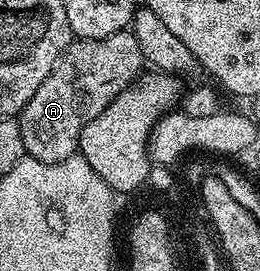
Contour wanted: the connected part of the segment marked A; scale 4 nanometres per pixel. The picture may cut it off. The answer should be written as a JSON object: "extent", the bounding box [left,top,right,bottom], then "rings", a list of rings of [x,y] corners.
{"extent":[20,30,145,163],"rings":[[[131,30],[101,39],[73,38],[58,57],[54,69],[50,69],[46,81],[38,85],[38,93],[34,93],[20,111],[25,156],[43,163],[57,163],[77,154],[82,129],[90,125],[118,93],[132,86],[145,67],[144,54]]]}

